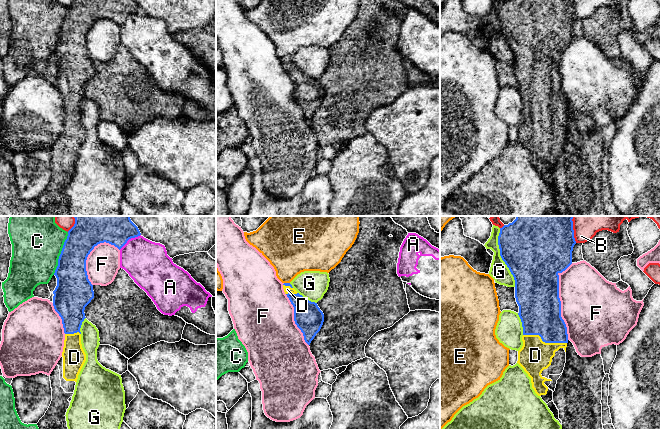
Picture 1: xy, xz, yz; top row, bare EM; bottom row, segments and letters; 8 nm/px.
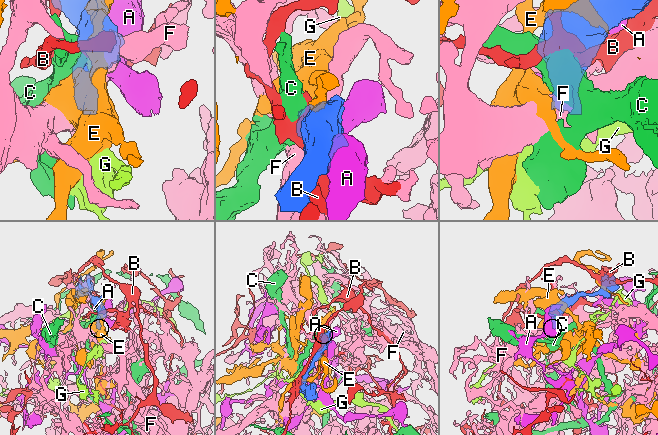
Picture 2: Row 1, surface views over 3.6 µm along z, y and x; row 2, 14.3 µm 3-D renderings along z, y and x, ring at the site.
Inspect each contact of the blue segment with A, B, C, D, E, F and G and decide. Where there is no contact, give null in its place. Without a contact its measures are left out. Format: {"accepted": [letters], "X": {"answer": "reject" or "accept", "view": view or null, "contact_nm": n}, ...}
{"accepted": ["D"], "A": {"answer": "reject", "view": "xy", "contact_nm": 220}, "B": {"answer": "reject", "view": "yz", "contact_nm": 160}, "C": {"answer": "reject", "view": "xy", "contact_nm": 360}, "D": {"answer": "accept", "view": "yz", "contact_nm": 360}, "E": {"answer": "reject", "view": "xz", "contact_nm": 50}, "F": {"answer": "reject", "view": "yz", "contact_nm": 600}, "G": {"answer": "reject", "view": "yz", "contact_nm": 480}}

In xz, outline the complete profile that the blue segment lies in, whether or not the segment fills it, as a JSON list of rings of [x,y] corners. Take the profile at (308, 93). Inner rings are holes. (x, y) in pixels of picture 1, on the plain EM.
[[[284,59],[283,65],[294,83],[295,100],[303,109],[305,118],[310,121],[323,101],[324,90],[317,79],[304,74],[290,59]]]

